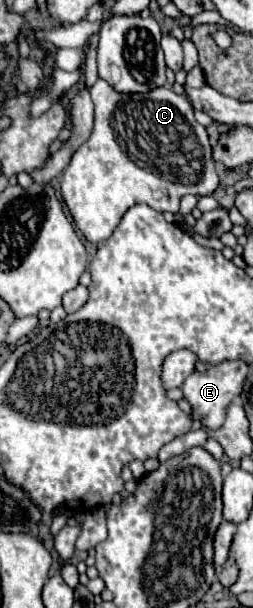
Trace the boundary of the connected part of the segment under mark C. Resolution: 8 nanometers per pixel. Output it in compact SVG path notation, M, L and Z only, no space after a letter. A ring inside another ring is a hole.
M101 78L89 92L95 104L95 128L91 138L73 154L61 178L63 200L89 242L107 240L133 204L147 204L157 212L177 214L179 200L185 194L207 196L215 192L219 178L209 136L193 118L193 106L185 96L165 86L145 94L119 94ZM161 174L177 178L171 182Z

